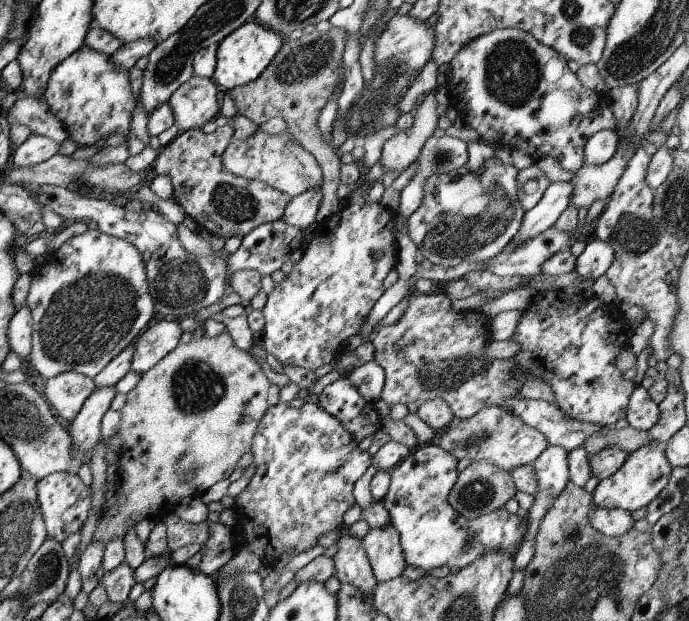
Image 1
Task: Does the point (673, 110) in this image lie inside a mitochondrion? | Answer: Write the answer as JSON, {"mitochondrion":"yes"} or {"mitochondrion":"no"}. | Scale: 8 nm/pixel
{"mitochondrion":"no"}

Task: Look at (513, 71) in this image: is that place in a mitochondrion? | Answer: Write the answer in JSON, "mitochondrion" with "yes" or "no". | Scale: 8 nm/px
{"mitochondrion":"yes"}

